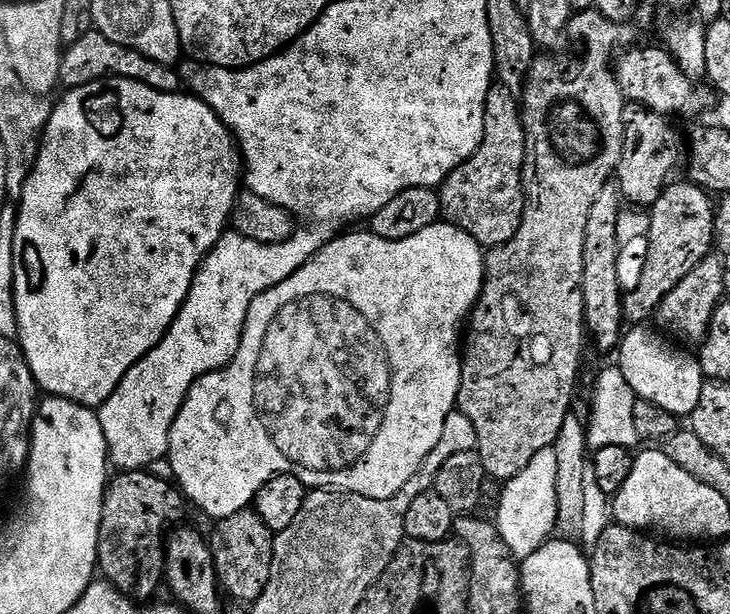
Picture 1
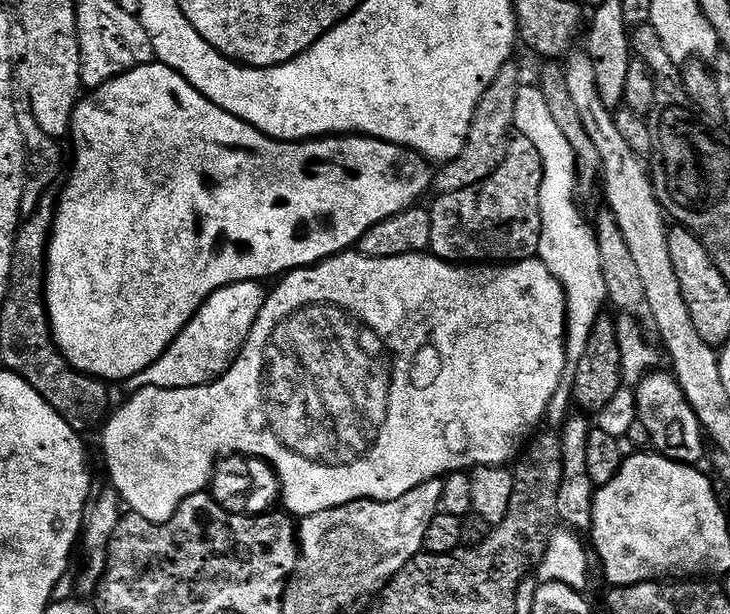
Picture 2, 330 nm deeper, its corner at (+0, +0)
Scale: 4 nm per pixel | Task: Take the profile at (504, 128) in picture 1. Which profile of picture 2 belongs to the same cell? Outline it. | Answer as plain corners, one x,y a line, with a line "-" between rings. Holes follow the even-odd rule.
516,134
509,139
508,149
502,163
497,166
492,174
481,184
470,186
468,189
458,190
456,193
437,195
436,201
430,204
432,217
430,218
430,252
439,260
449,262
515,262
517,260
530,260
539,253
540,231
542,230
542,214
540,213
540,186
542,180
541,162
537,158
537,151
534,144
525,136

